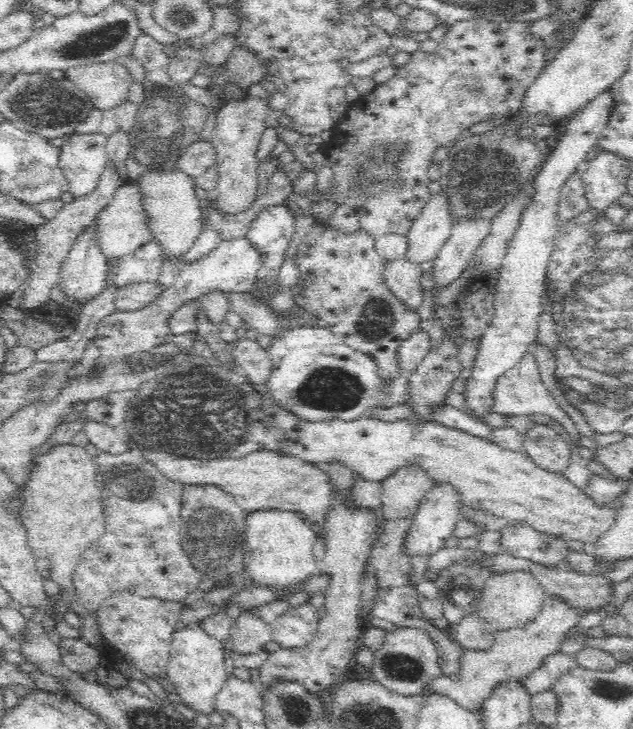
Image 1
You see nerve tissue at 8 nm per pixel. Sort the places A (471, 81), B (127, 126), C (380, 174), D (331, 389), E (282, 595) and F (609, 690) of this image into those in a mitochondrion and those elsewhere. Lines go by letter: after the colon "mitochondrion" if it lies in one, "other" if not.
A: mitochondrion
B: other
C: mitochondrion
D: mitochondrion
E: other
F: mitochondrion

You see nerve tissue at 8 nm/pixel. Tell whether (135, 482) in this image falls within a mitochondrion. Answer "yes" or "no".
yes

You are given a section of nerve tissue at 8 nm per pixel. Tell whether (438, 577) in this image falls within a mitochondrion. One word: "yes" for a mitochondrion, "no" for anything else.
no

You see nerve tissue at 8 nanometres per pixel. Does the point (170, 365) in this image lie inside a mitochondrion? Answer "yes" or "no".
yes

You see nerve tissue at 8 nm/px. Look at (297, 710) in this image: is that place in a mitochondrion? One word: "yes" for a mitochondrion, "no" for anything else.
yes

